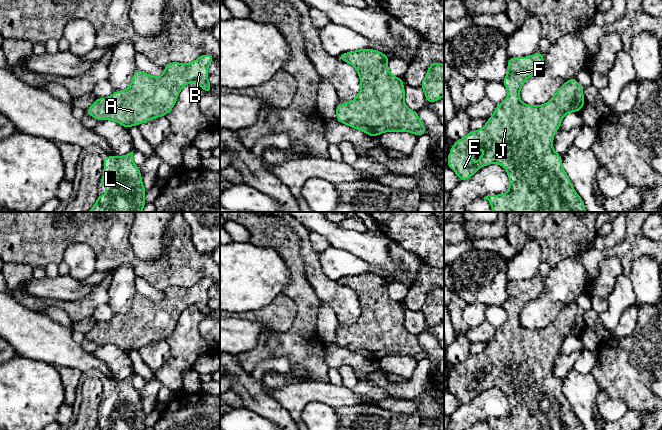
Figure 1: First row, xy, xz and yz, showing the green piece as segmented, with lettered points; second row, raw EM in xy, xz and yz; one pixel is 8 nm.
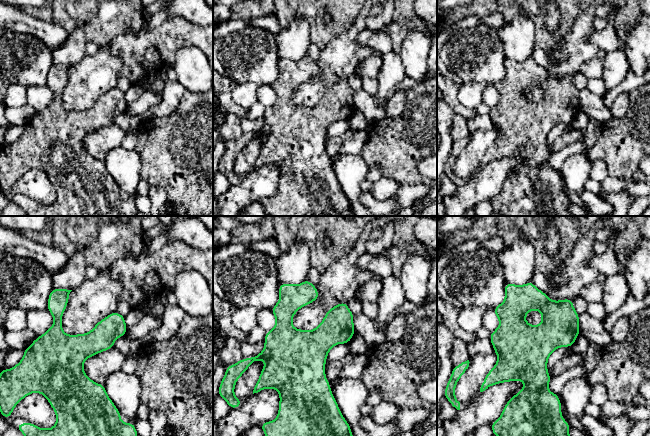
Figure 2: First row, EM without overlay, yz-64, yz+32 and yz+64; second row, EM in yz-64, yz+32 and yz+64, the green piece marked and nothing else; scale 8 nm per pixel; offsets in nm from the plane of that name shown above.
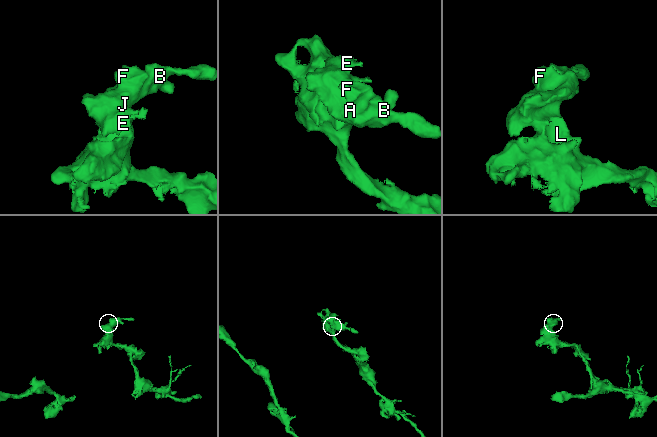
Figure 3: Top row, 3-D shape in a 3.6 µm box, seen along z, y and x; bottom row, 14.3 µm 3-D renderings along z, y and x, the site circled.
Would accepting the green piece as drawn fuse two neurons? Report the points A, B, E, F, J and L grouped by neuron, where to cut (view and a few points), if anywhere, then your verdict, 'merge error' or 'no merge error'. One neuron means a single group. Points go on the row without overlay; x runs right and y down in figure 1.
A B E F J L | no cut | no merge error

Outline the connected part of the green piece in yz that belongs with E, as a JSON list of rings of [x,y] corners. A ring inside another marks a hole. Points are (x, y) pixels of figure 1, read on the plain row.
[[[539,274],[528,281],[509,281],[508,297],[501,305],[508,314],[507,322],[495,330],[495,336],[481,353],[470,355],[455,365],[449,376],[447,390],[457,398],[460,406],[468,404],[481,391],[492,387],[500,388],[507,395],[509,415],[483,422],[491,430],[585,430],[561,389],[562,380],[553,374],[553,362],[564,340],[569,336],[580,336],[586,326],[584,311],[574,300],[544,329],[527,329],[519,322],[525,305],[538,298],[544,288],[543,278]],[[482,369],[485,375],[472,389],[471,382]]]

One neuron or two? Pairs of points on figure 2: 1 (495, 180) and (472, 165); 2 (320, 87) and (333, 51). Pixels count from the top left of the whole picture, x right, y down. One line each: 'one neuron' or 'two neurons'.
1: two neurons
2: one neuron

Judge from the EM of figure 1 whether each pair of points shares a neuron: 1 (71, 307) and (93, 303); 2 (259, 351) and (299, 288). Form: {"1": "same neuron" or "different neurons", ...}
{"1": "same neuron", "2": "same neuron"}

